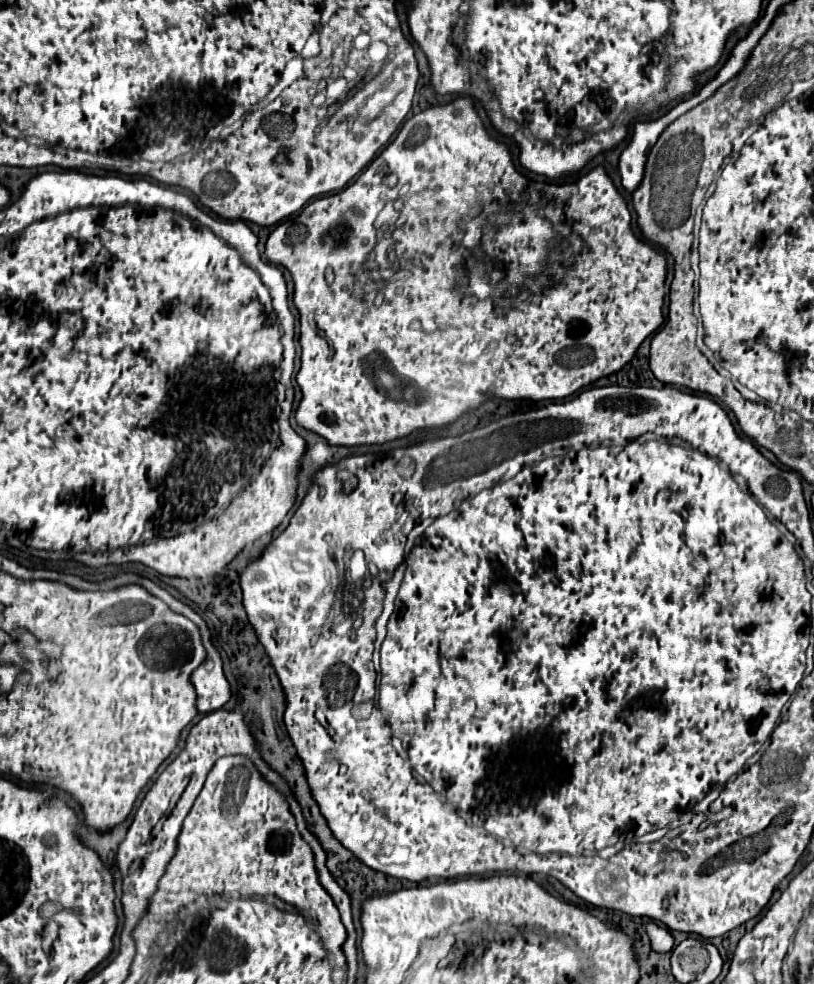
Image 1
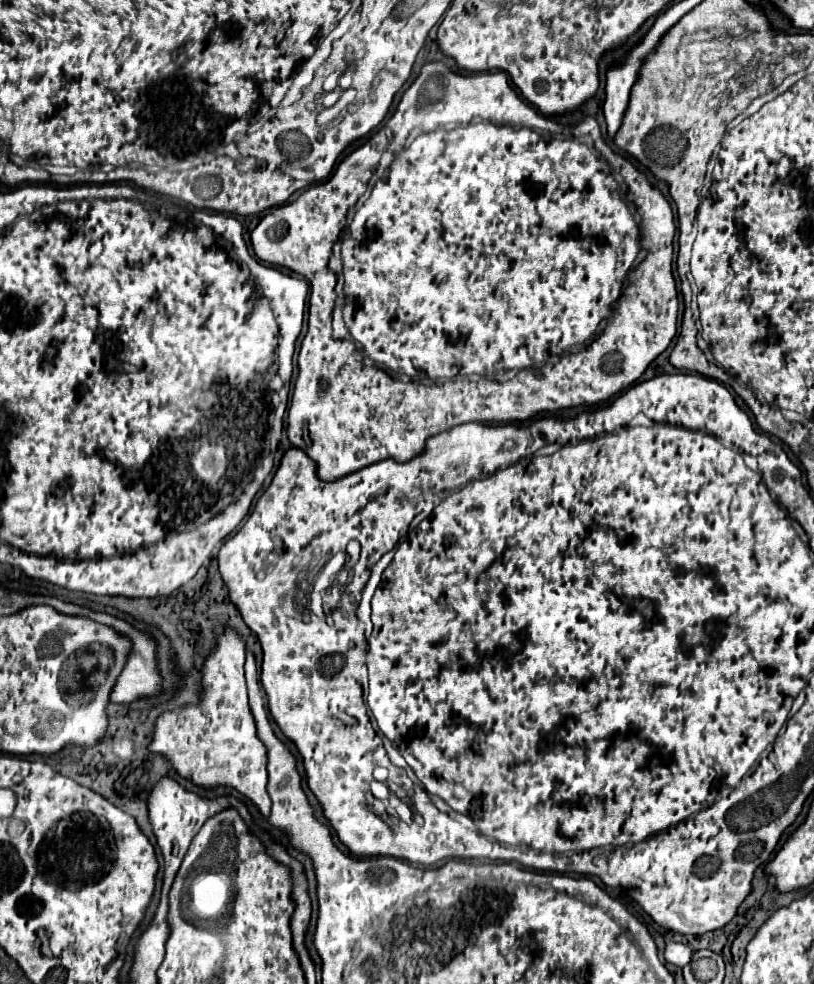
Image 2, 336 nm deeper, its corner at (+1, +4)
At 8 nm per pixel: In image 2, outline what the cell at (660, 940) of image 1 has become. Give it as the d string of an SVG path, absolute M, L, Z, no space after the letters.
M667 942L663 956L665 956L667 962L683 968L691 960L691 950L685 944L679 944L679 942Z

